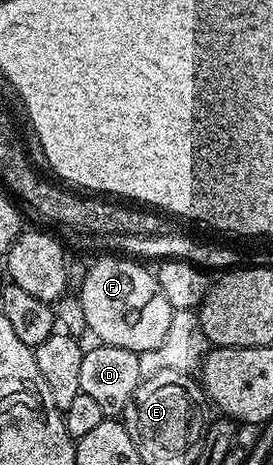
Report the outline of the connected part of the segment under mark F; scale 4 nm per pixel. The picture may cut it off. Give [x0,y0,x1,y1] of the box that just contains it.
[77,254,173,353]

